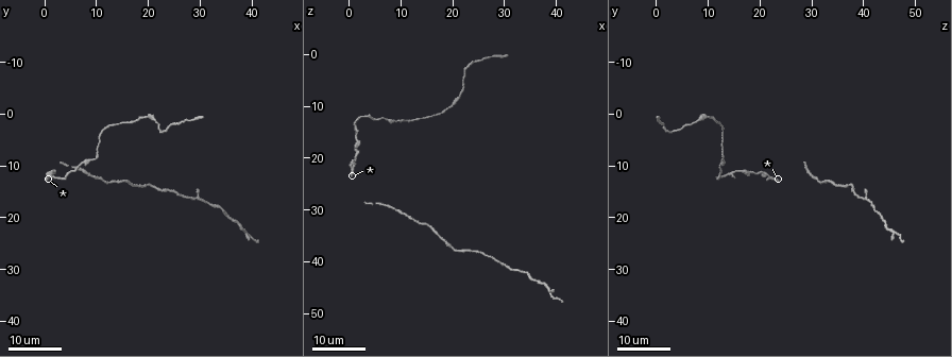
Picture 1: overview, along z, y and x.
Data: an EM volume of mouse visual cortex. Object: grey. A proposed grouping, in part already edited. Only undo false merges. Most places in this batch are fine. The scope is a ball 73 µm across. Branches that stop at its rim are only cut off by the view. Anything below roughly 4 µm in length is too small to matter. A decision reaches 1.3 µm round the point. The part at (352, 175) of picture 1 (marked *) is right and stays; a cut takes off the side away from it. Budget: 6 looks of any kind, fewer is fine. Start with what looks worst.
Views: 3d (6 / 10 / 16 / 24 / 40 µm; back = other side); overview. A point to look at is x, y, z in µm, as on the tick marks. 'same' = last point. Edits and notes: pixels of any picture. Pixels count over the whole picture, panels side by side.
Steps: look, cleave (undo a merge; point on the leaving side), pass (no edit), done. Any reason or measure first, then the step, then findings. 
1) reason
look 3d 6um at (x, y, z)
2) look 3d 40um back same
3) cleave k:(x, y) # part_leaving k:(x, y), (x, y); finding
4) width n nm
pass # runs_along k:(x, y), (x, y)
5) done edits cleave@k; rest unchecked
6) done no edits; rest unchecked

calibre changes
look 3d 24um at (3.5, 12.0, 12.0)

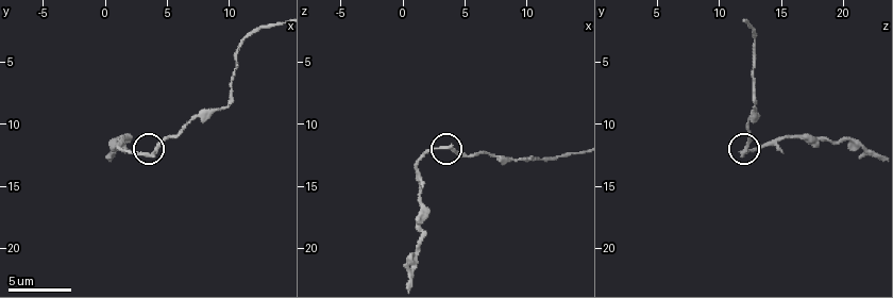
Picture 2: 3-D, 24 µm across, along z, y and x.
closer look
look 3d 10um at (3.2, 12.6, 11.8)

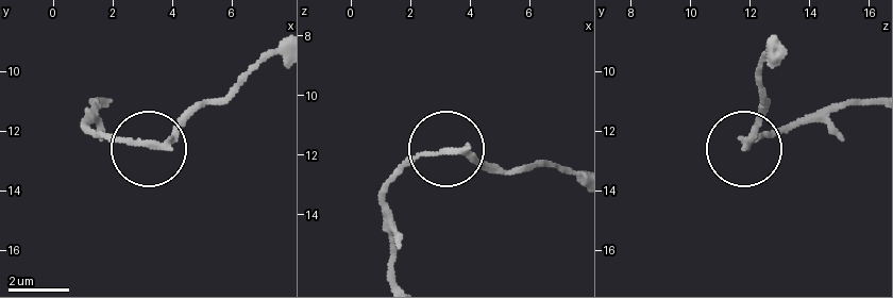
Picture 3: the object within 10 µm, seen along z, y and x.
look 3d 6um at (3.2, 12.4, 11.8)

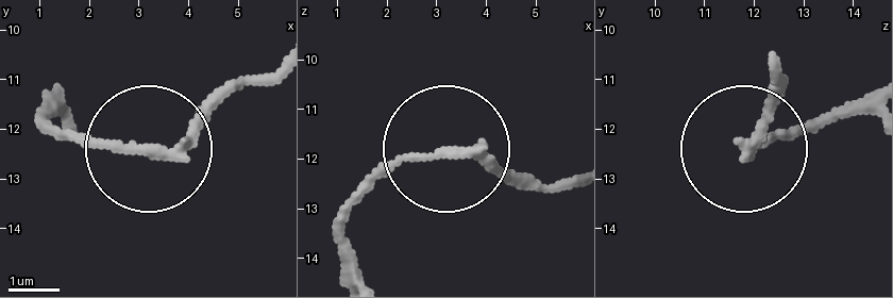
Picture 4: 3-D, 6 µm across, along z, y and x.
pass # runs_along 4:(344, 268), (349, 217), (408, 158), (471, 153), (531, 187); one cell here

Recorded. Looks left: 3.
sudden change in width
look 3d 16um at (23.0, 14.5, 37.5)

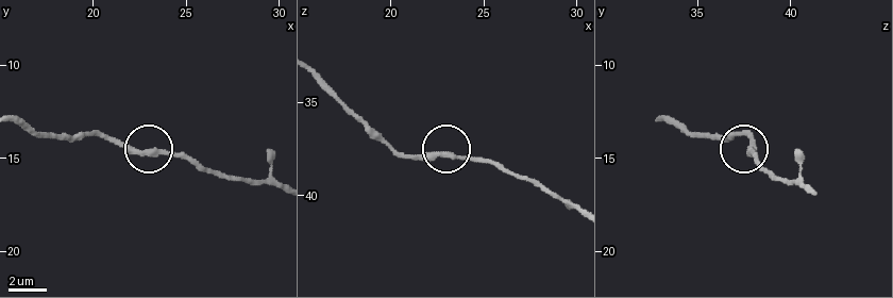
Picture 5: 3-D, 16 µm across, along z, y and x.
look 3d 10um at (23.2, 14.7, 37.8)

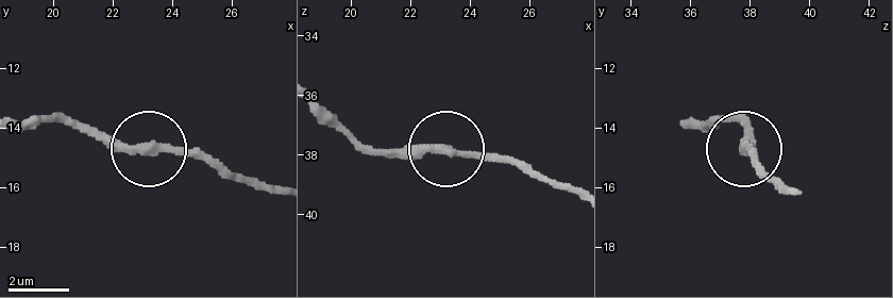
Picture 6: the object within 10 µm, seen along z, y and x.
look 3d 6um at (23.2, 14.7, 37.9)

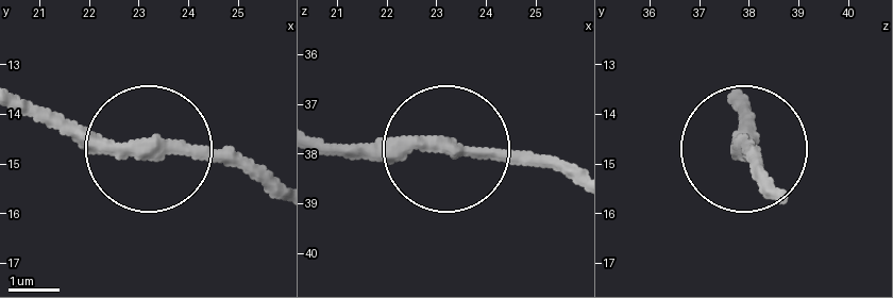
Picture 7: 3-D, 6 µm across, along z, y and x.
pass # runs_along 7:(318, 137), (568, 167); one cell here

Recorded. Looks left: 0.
done no edits; rest unchecked

